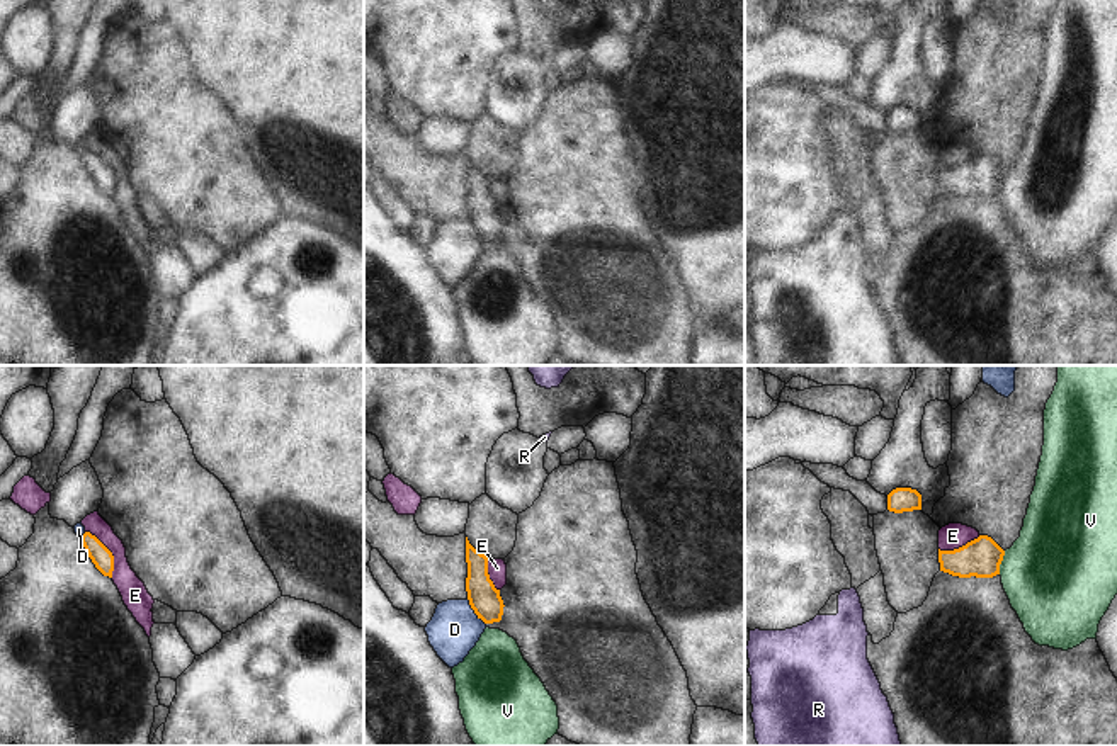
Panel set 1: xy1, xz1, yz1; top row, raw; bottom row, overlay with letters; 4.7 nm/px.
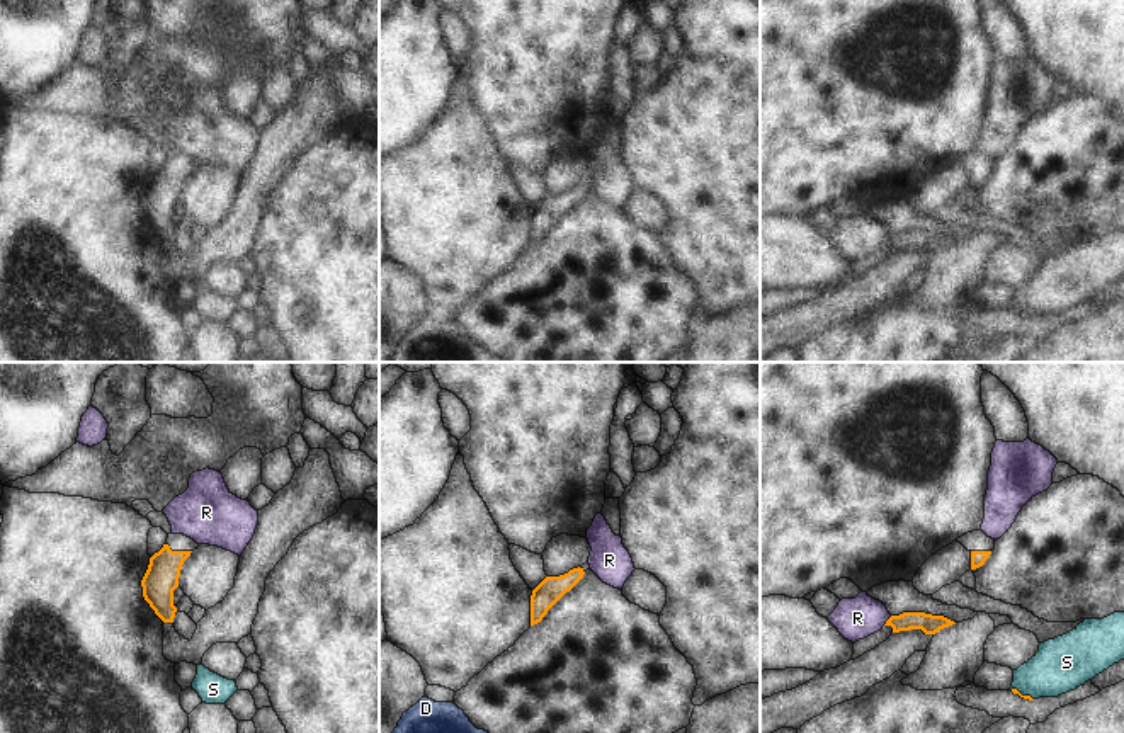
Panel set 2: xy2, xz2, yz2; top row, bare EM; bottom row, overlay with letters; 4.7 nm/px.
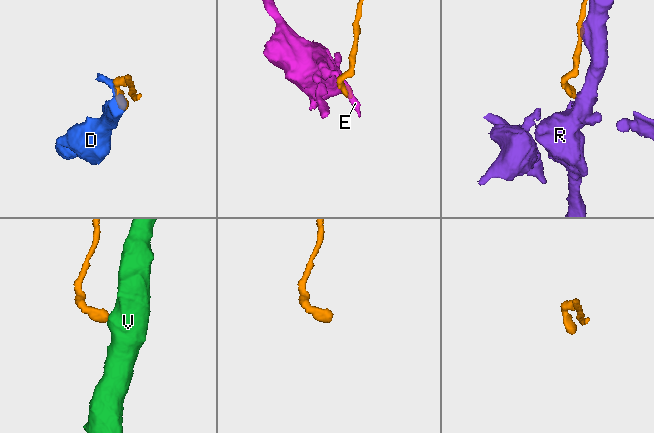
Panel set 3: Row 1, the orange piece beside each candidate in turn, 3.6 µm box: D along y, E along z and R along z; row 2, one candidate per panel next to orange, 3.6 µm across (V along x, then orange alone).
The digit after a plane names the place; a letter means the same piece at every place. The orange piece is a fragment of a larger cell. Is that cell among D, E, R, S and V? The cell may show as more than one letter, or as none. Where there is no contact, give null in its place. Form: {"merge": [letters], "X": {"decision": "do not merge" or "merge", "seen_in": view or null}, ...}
{"merge": [], "D": {"decision": "do not merge", "seen_in": "xz1"}, "E": {"decision": "do not merge", "seen_in": "xy1"}, "R": {"decision": "do not merge", "seen_in": "yz2"}, "S": {"decision": "do not merge", "seen_in": "yz2"}, "V": {"decision": "do not merge", "seen_in": "yz1"}}

